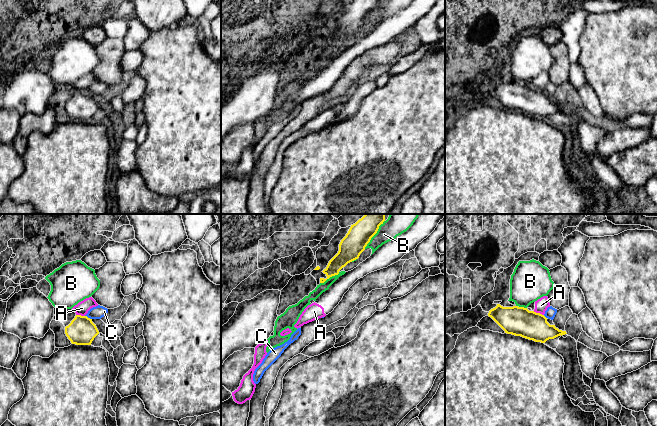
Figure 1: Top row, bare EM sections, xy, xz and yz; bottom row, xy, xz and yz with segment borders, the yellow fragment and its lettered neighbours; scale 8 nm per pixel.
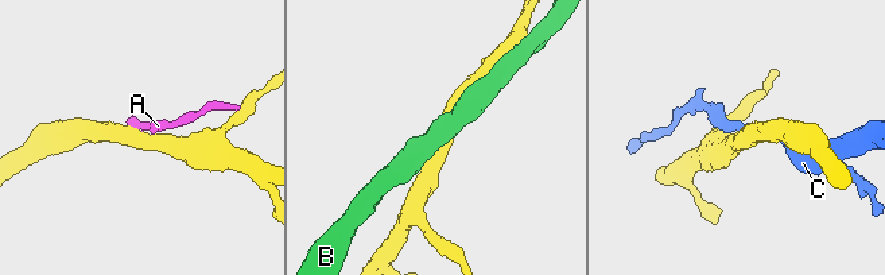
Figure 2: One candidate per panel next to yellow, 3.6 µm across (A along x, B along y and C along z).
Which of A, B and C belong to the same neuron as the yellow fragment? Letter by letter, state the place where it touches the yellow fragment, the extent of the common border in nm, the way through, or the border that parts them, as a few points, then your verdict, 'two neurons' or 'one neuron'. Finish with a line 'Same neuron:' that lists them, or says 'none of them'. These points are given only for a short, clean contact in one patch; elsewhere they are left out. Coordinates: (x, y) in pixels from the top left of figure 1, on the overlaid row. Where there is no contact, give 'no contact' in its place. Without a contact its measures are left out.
A: yz (538, 313) | 90 nm | one neuron
B: xz (375, 233) | 280 nm | two neurons
C: xy (87, 317) | 70 nm | two neurons
Same neuron: A

